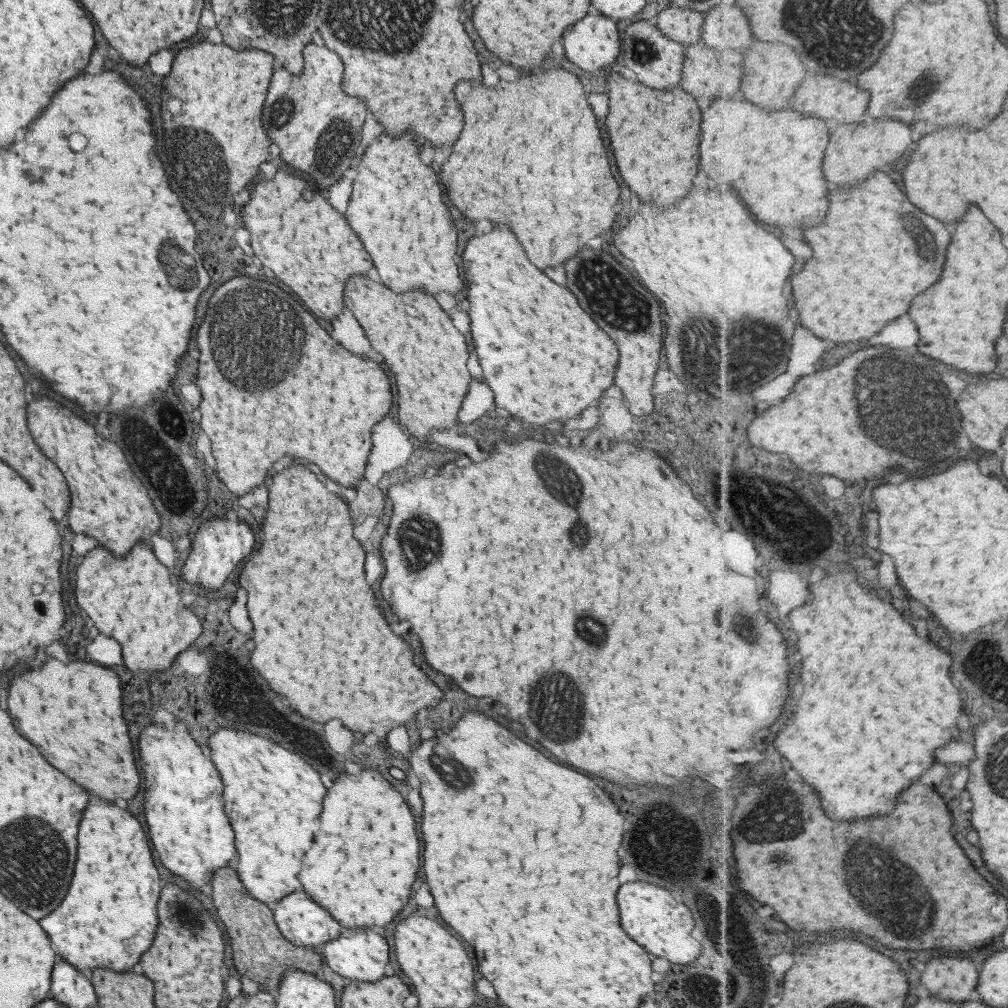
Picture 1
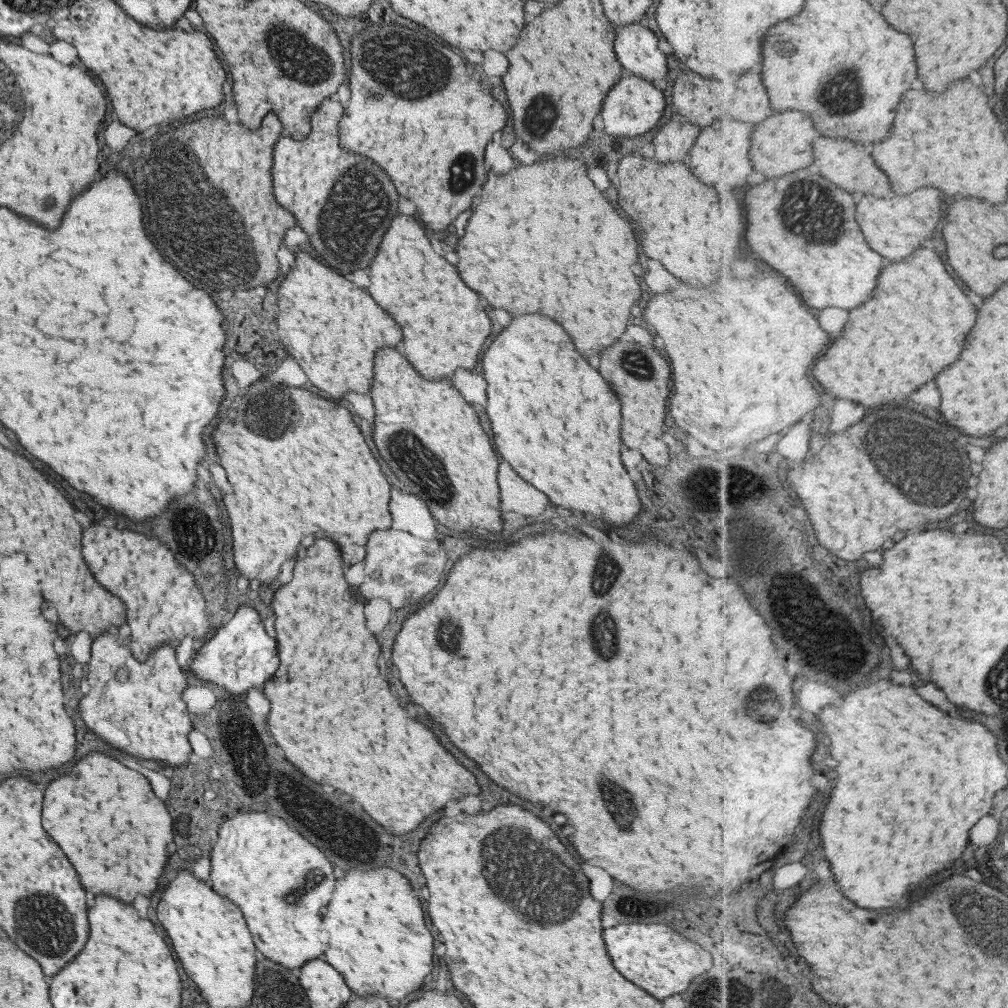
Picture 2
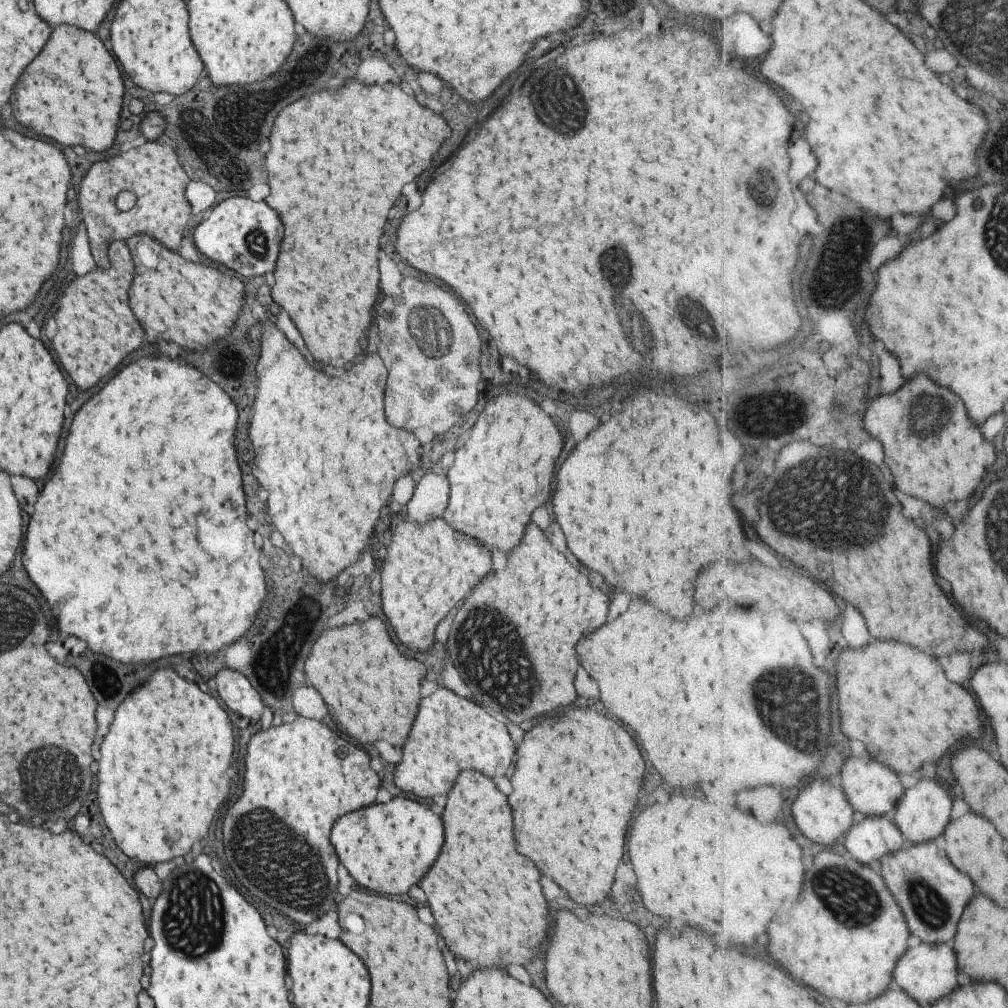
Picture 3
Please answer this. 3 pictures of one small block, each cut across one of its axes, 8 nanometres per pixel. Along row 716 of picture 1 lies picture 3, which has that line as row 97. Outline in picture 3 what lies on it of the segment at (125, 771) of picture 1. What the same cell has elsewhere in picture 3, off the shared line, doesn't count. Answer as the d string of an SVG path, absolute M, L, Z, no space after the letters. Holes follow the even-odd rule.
M57 26L47 44L43 46L43 52L27 66L27 72L19 76L19 84L15 84L11 92L11 112L13 118L29 128L37 136L45 136L53 142L59 142L61 146L83 146L93 152L101 152L111 148L111 142L115 138L117 126L119 126L119 114L121 114L121 100L123 98L123 80L119 74L119 68L115 66L109 52L103 48L103 44L89 32L71 28L71 26Z

